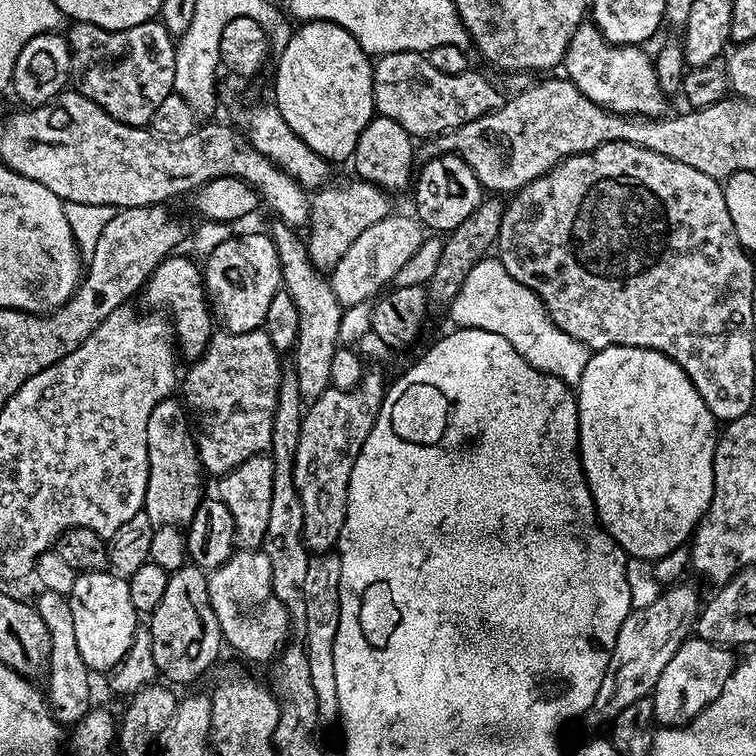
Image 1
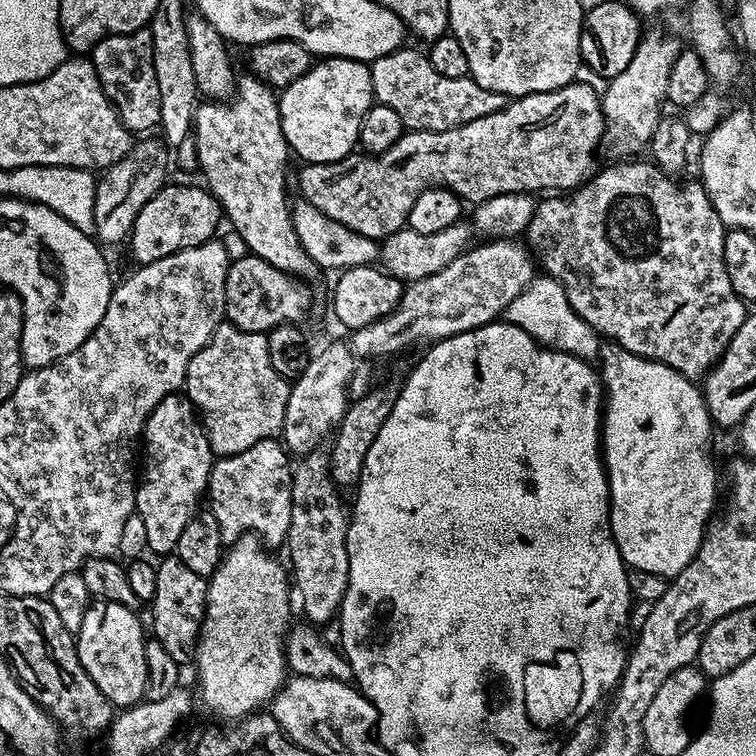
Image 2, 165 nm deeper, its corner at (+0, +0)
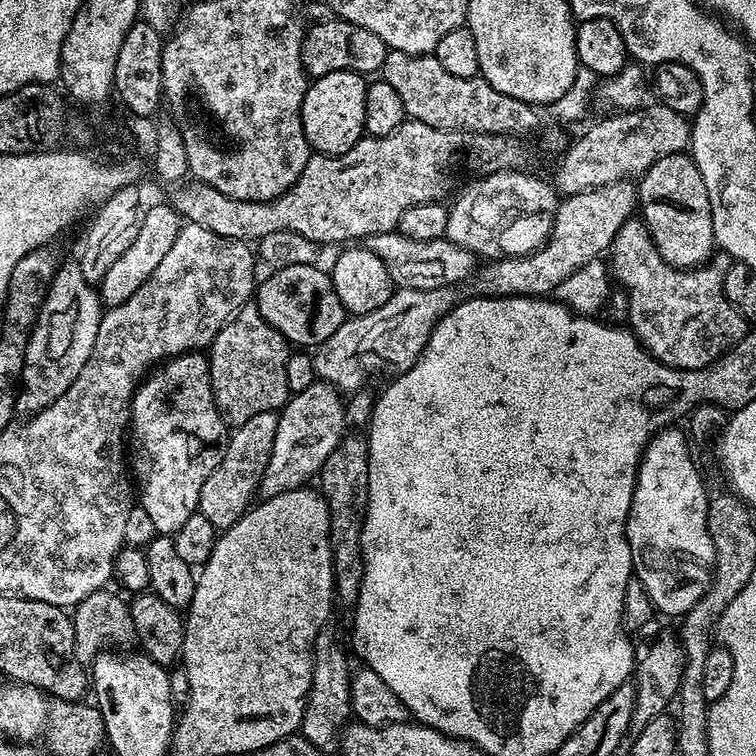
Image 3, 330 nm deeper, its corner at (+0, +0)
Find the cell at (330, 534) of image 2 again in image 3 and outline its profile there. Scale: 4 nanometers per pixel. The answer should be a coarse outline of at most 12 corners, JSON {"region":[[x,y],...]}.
{"region":[[335,634],[312,649],[298,732],[321,754],[352,716],[348,660]]}

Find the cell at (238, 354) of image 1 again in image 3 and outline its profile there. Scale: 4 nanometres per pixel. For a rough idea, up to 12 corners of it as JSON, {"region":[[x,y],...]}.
{"region":[[252,302],[207,353],[233,425],[288,403],[290,345]]}

